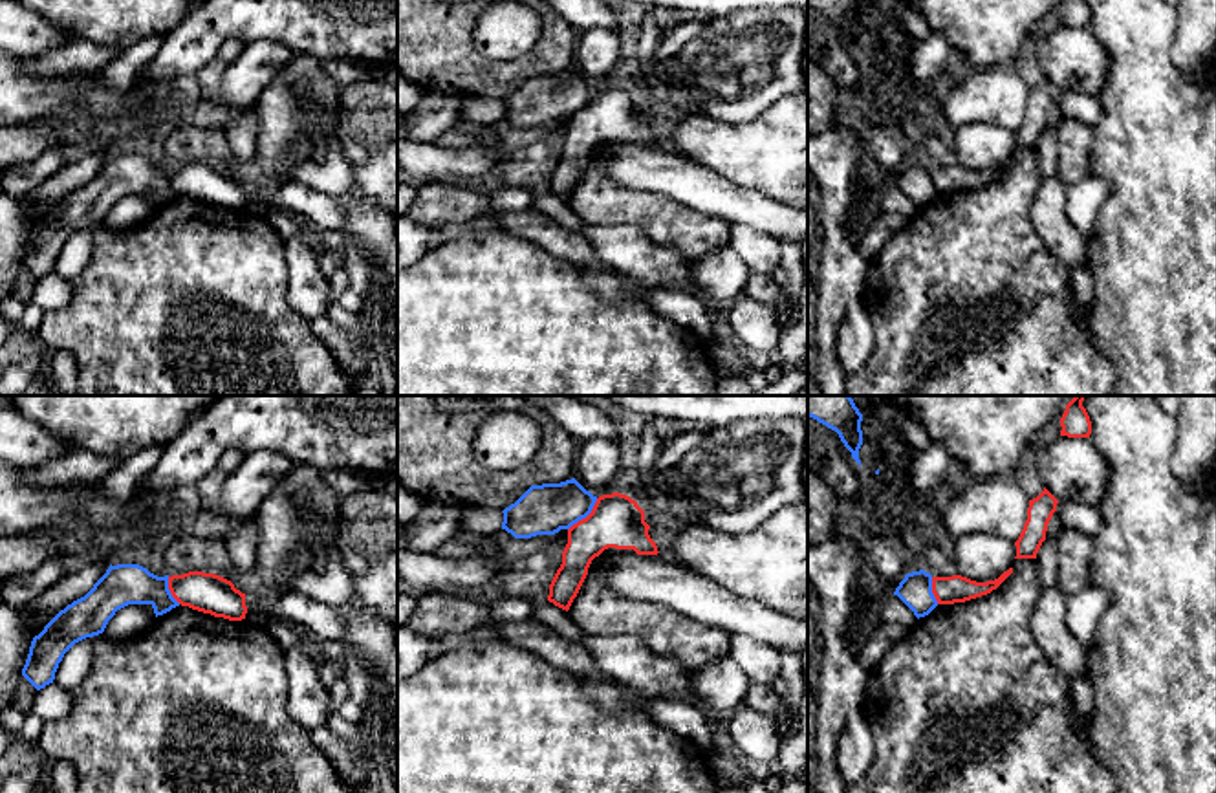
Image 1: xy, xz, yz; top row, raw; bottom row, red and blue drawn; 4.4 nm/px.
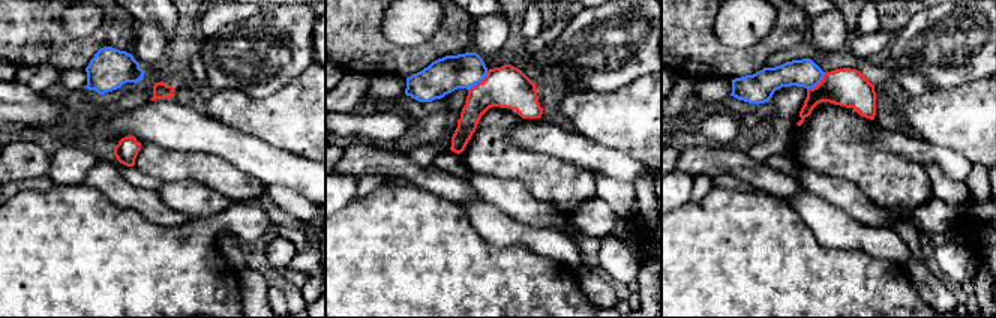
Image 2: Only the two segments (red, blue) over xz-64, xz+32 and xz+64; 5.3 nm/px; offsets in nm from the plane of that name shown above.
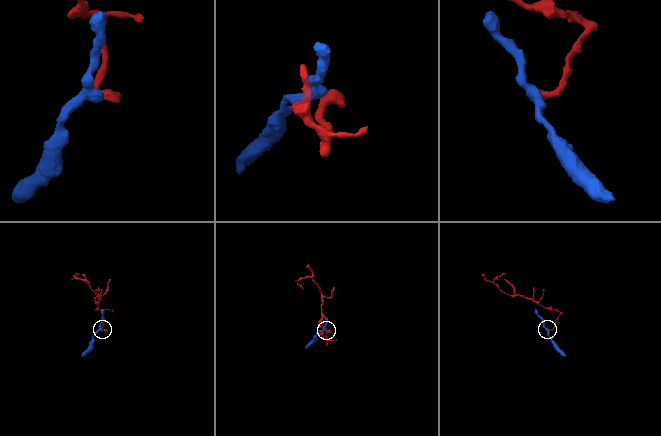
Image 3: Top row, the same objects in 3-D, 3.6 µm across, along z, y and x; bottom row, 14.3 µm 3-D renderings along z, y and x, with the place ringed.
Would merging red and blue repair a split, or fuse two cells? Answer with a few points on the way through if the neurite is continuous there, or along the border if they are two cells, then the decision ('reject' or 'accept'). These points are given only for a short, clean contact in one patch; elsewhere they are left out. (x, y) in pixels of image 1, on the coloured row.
along xz (597, 499), (594, 508), (568, 530) | reject

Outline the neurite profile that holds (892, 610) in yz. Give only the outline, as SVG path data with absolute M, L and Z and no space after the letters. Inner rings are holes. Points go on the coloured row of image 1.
M897 595L886 599L879 606L879 614L883 623L899 623L905 626L912 626L917 621L914 612Z

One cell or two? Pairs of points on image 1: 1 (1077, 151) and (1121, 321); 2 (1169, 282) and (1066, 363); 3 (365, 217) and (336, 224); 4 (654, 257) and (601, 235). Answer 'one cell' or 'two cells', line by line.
1: two cells
2: two cells
3: two cells
4: one cell

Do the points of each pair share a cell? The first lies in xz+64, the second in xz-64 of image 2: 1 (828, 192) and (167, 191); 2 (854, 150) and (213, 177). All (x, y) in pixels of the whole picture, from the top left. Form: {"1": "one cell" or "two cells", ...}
{"1": "one cell", "2": "one cell"}

